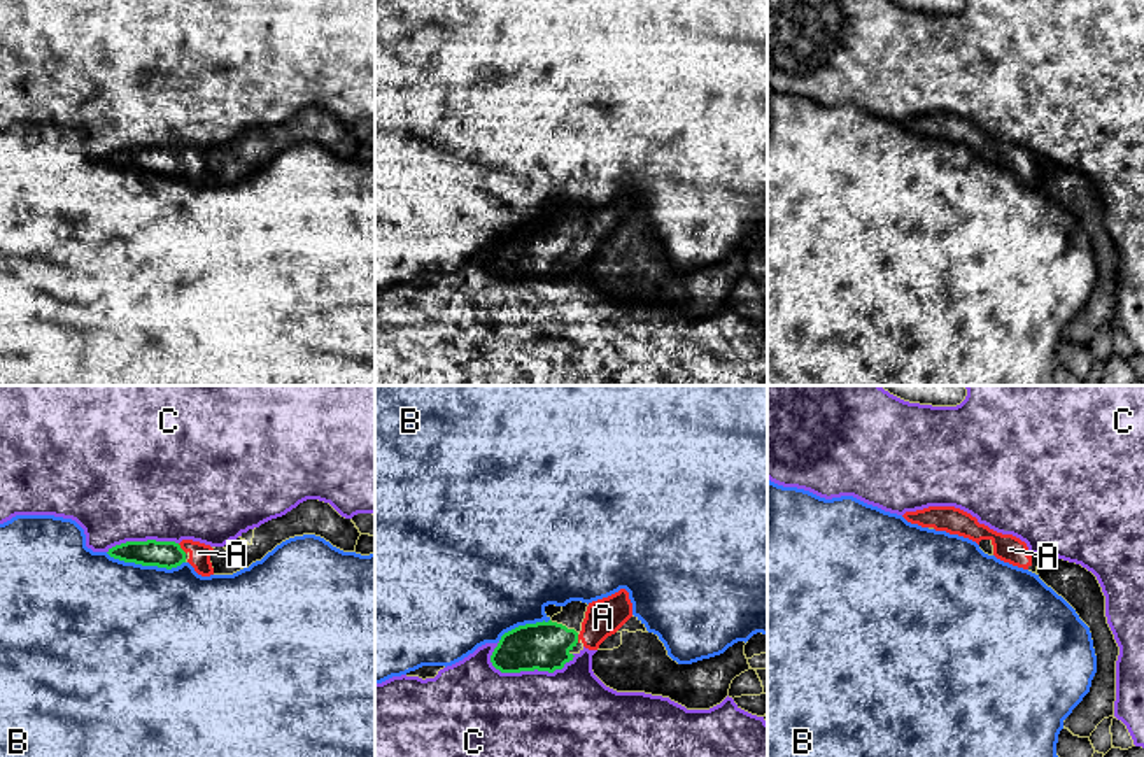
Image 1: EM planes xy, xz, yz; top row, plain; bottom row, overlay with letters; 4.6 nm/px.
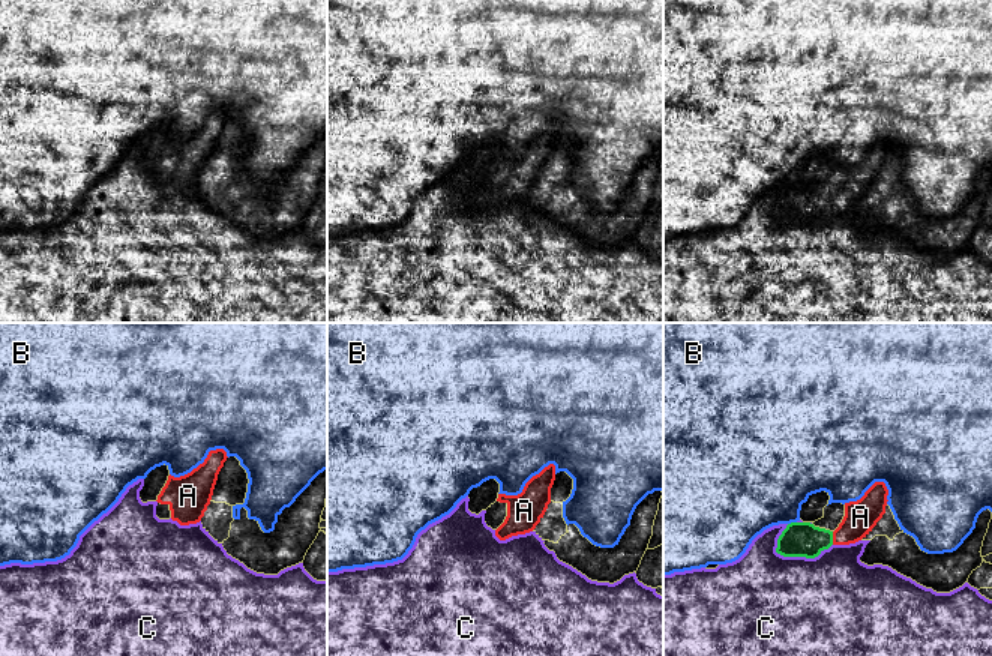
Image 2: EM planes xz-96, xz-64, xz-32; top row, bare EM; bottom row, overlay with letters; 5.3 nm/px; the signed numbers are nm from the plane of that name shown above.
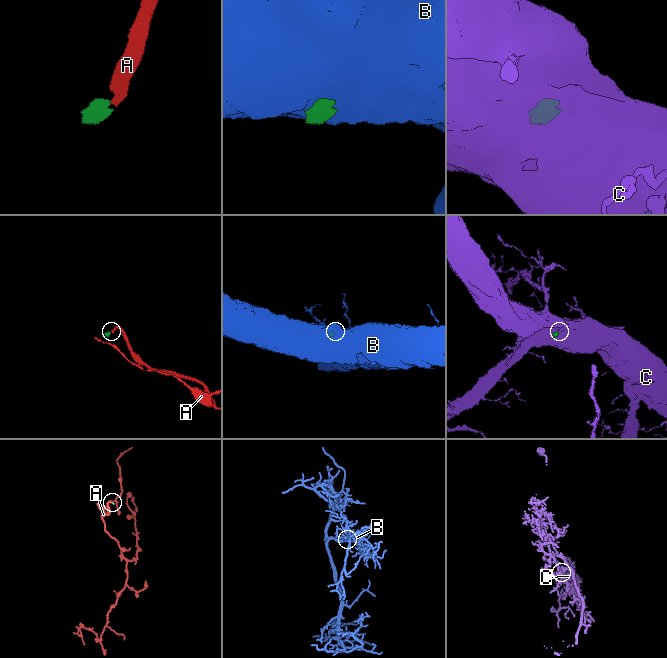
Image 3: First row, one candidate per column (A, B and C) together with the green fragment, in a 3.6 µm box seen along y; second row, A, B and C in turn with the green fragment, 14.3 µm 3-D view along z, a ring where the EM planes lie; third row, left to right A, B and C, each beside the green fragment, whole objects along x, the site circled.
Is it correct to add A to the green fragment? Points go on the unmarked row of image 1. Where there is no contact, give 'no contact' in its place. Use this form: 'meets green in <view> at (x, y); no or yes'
meets green in xy at (181, 156); yes

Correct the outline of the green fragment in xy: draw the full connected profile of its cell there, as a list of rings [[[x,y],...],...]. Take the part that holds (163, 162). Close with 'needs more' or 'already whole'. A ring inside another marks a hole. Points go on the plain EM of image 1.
[[[147,147],[116,152],[109,156],[107,161],[124,170],[166,177],[177,175],[187,168],[198,182],[210,184],[214,182],[210,170],[212,158],[210,152],[193,147],[182,147],[180,151]]]; needs more

